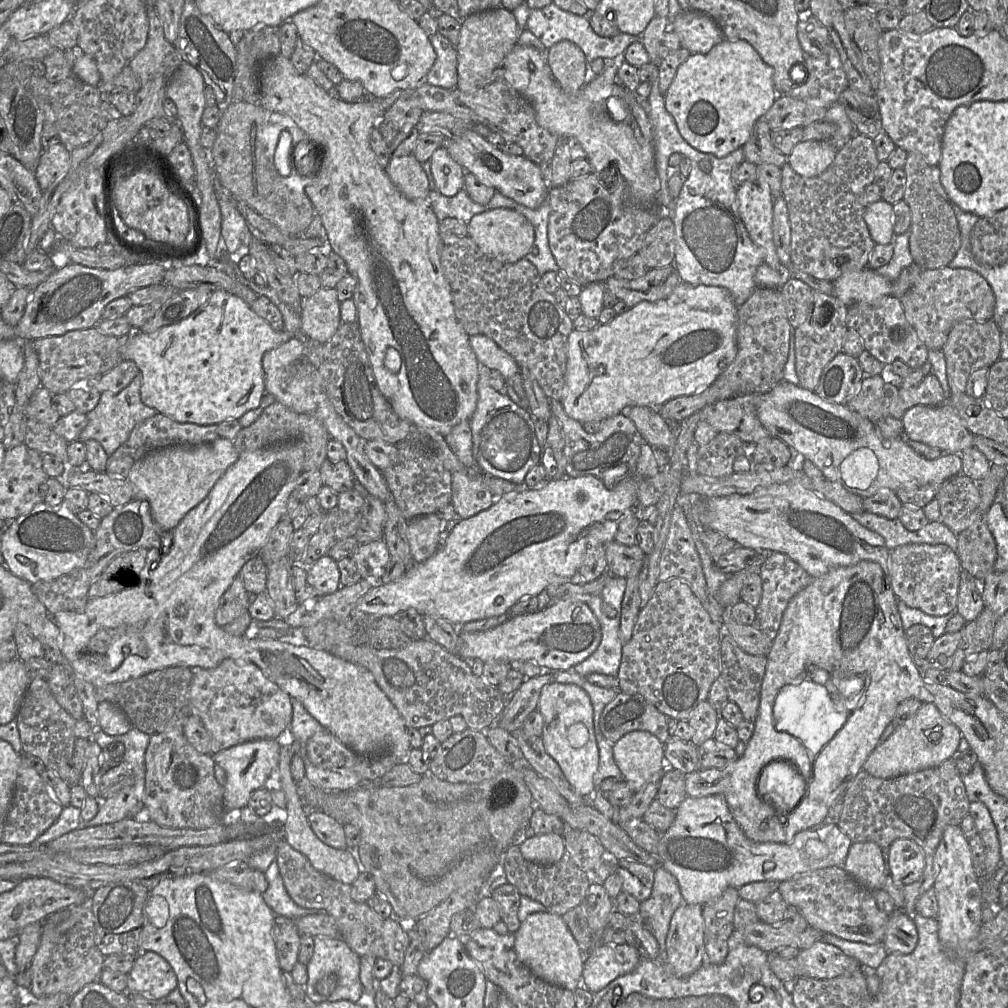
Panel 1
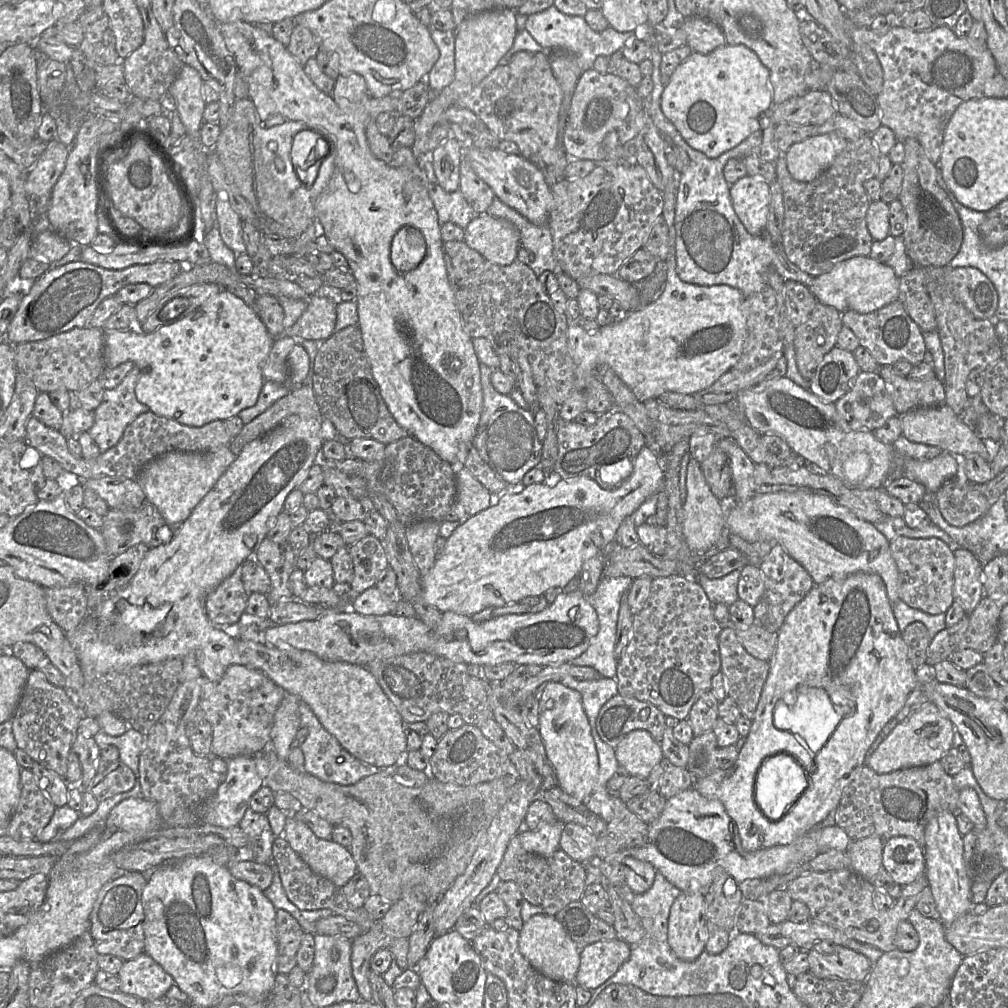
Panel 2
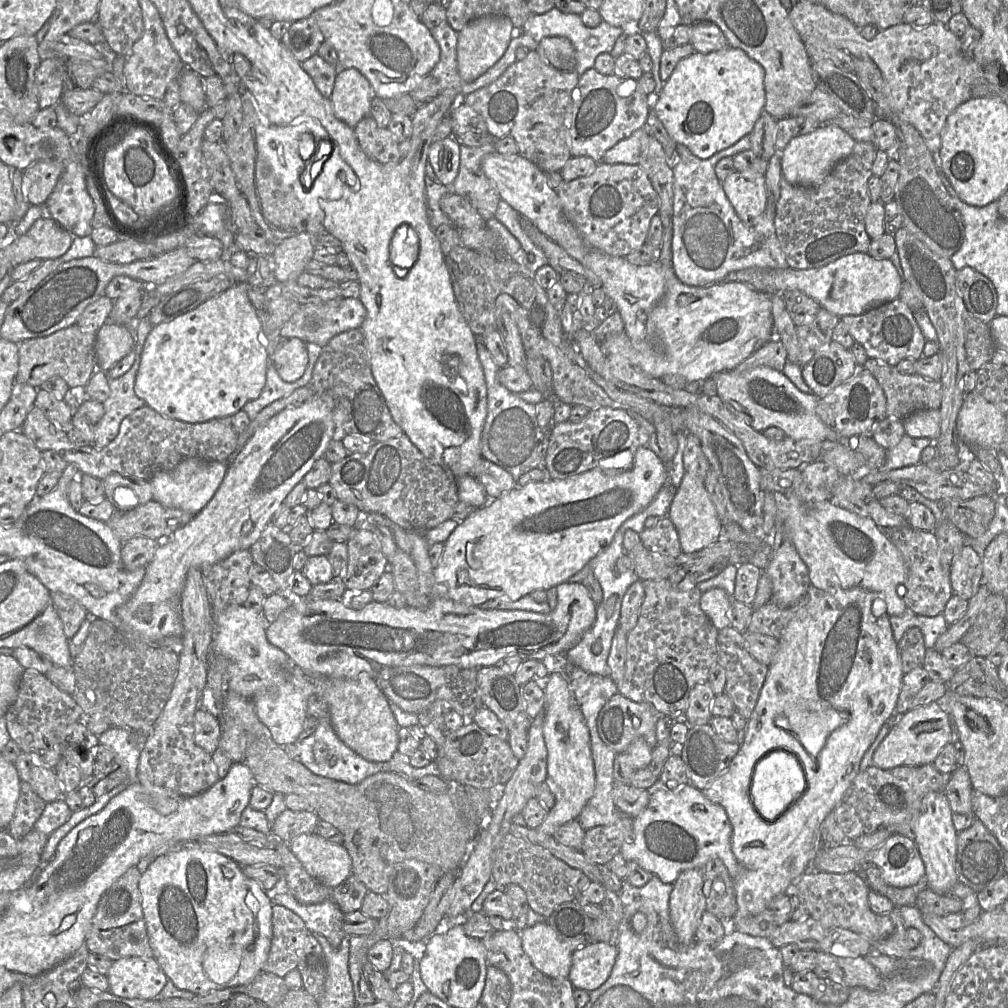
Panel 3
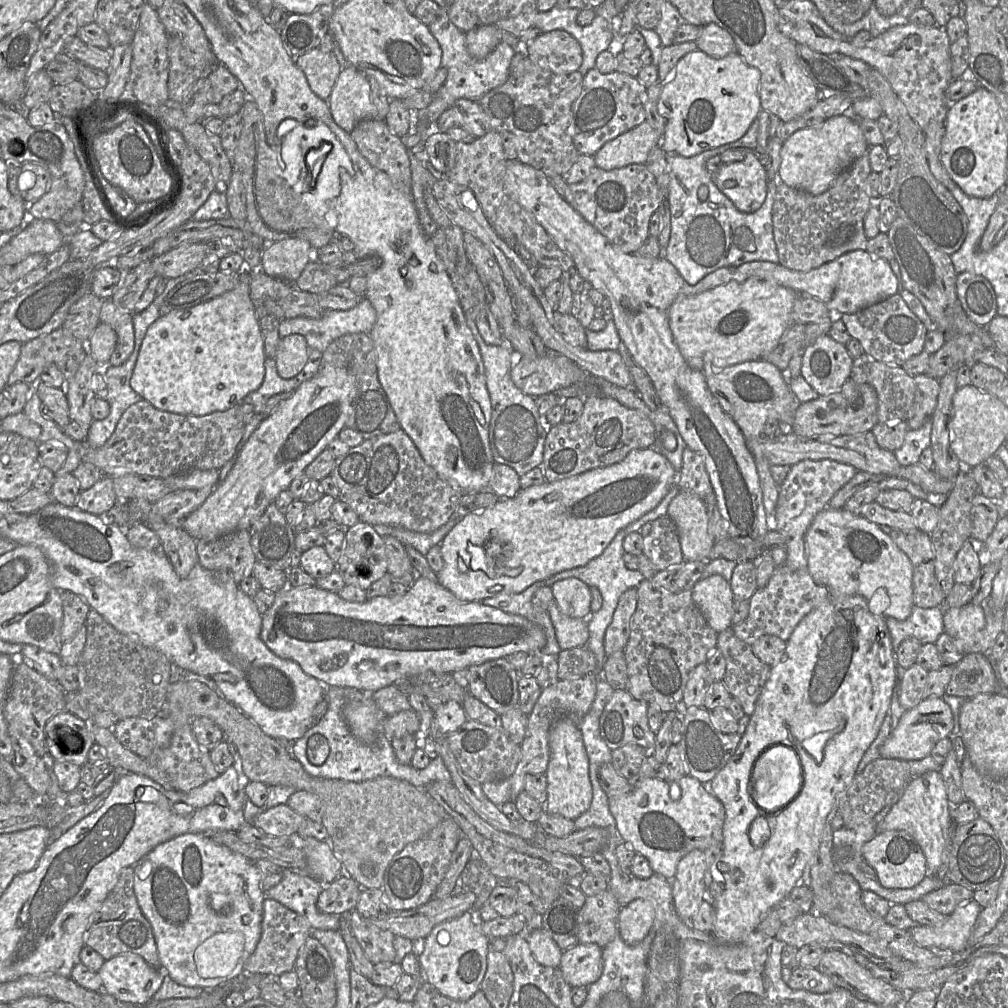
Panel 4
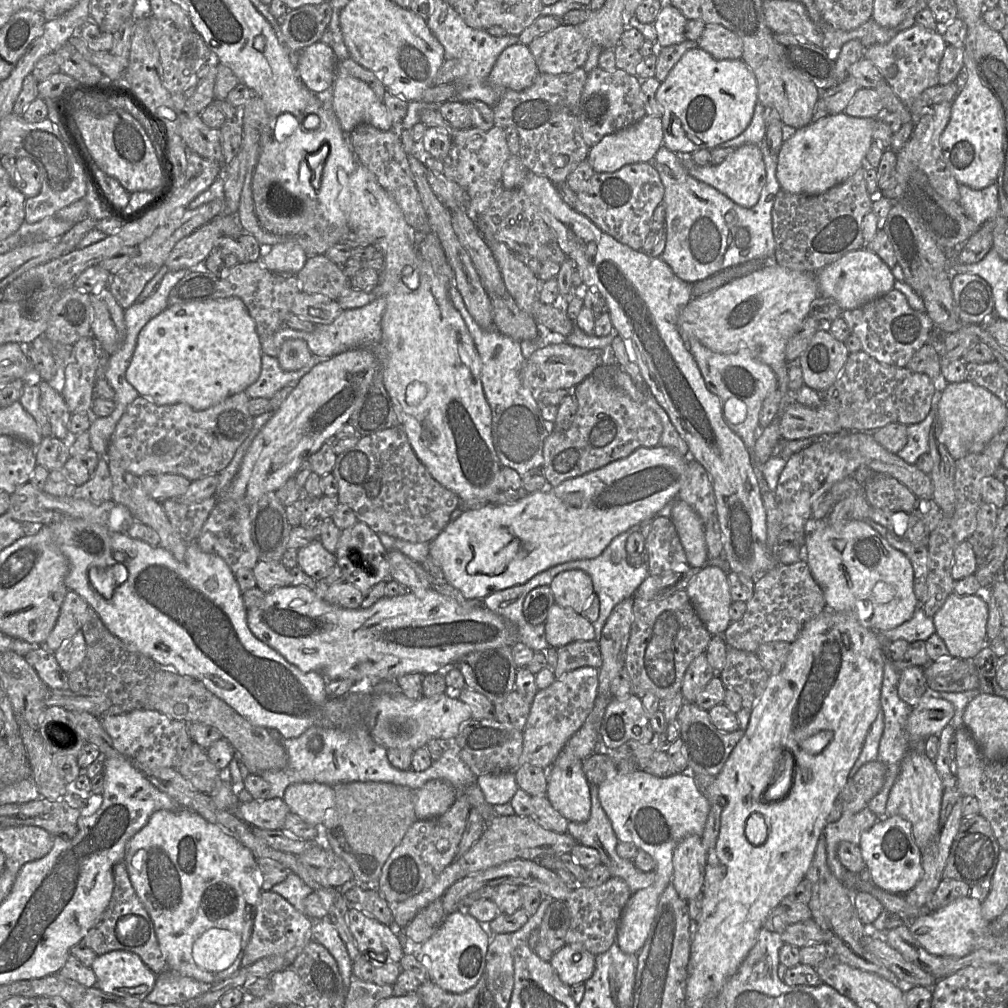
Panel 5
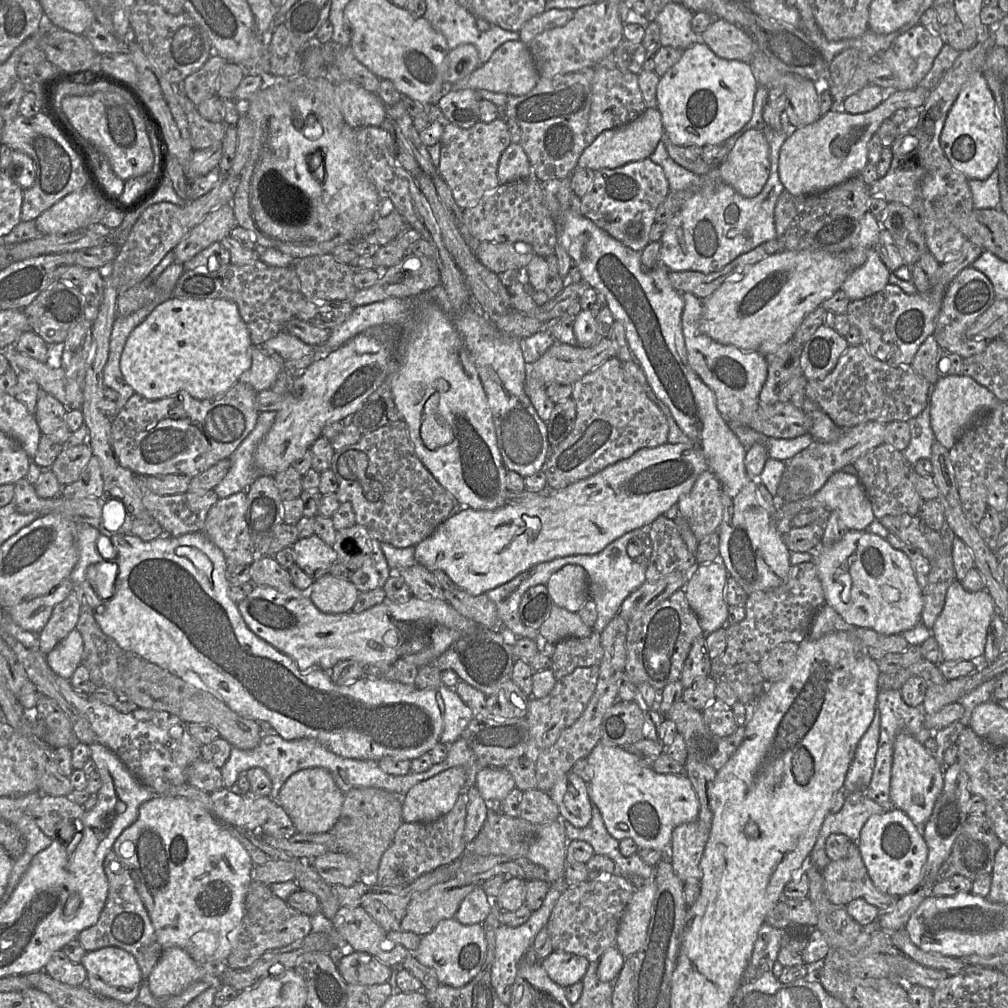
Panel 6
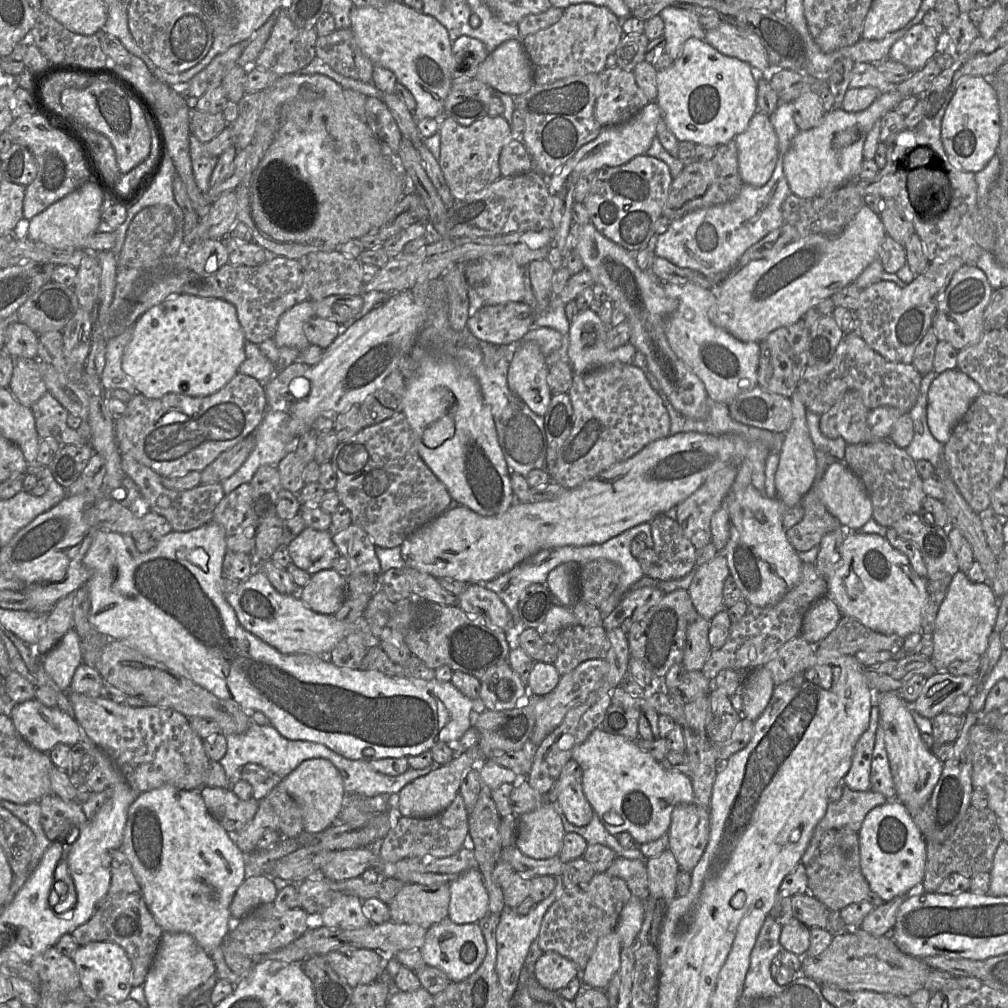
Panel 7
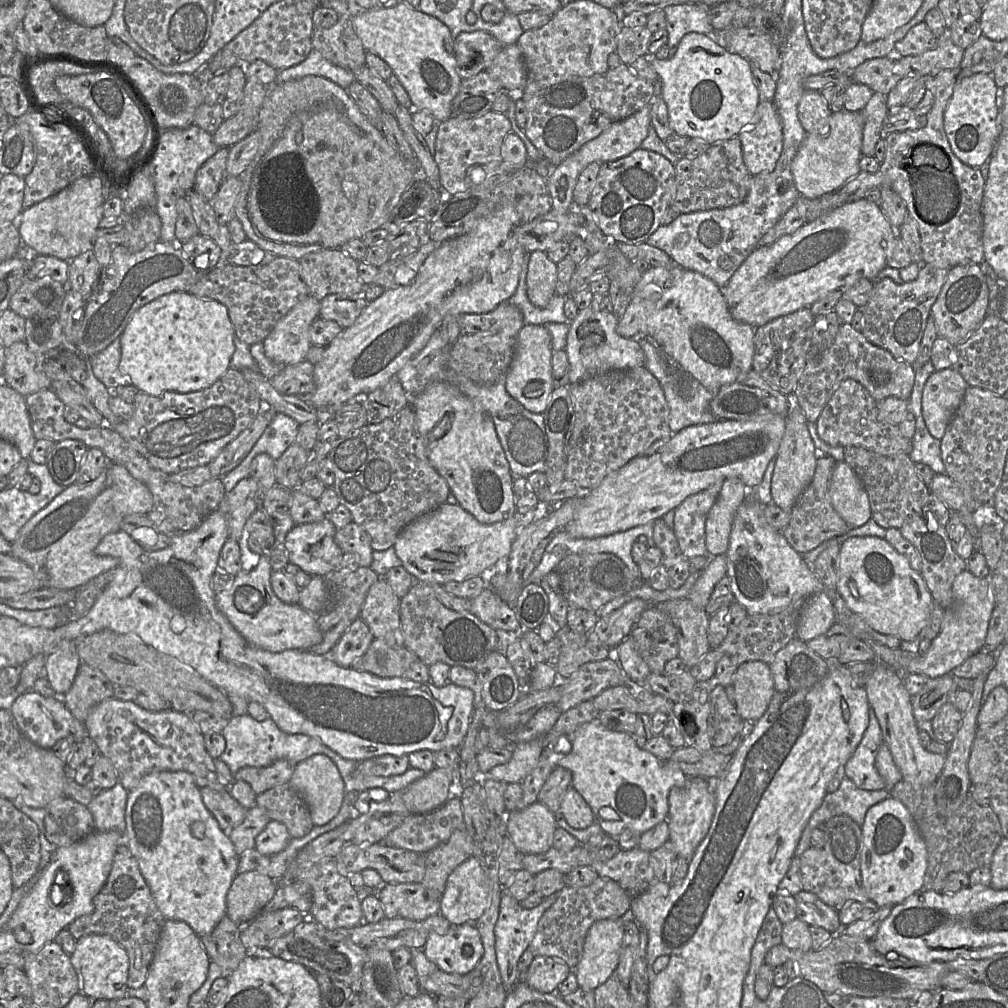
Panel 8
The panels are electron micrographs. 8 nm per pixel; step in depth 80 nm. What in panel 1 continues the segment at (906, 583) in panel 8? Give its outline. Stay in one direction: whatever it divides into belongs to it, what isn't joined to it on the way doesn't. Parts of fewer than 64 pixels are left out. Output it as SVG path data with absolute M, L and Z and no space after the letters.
M799 483L774 484L747 495L733 494L704 498L704 505L708 513L708 529L723 533L742 547L784 553L798 563L812 578L821 577L838 567L855 565L862 560L878 563L889 577L890 550L887 549L884 538L859 524L849 513L832 501Z

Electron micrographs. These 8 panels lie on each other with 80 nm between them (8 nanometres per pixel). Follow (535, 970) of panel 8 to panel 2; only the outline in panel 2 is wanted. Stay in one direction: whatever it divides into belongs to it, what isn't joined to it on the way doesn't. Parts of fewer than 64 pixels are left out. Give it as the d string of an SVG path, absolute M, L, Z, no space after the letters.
M619 939L595 942L580 949L575 984L595 990L617 972L630 953L630 945Z

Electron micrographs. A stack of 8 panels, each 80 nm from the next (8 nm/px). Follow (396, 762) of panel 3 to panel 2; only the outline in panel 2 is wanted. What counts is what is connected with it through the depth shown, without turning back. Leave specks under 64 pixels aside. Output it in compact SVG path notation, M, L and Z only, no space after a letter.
M299 700L298 709L300 724L308 729L308 735L299 747L304 755L304 770L307 773L325 782L352 785L381 769L359 760L344 749L338 740L322 726L306 702Z

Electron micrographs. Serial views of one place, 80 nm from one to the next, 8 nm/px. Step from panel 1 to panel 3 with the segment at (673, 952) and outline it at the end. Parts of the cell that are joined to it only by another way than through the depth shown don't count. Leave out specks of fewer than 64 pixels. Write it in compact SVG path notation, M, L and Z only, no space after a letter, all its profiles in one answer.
M685 870L673 884L669 904L670 920L680 943L690 945L695 941L704 911L703 871Z

